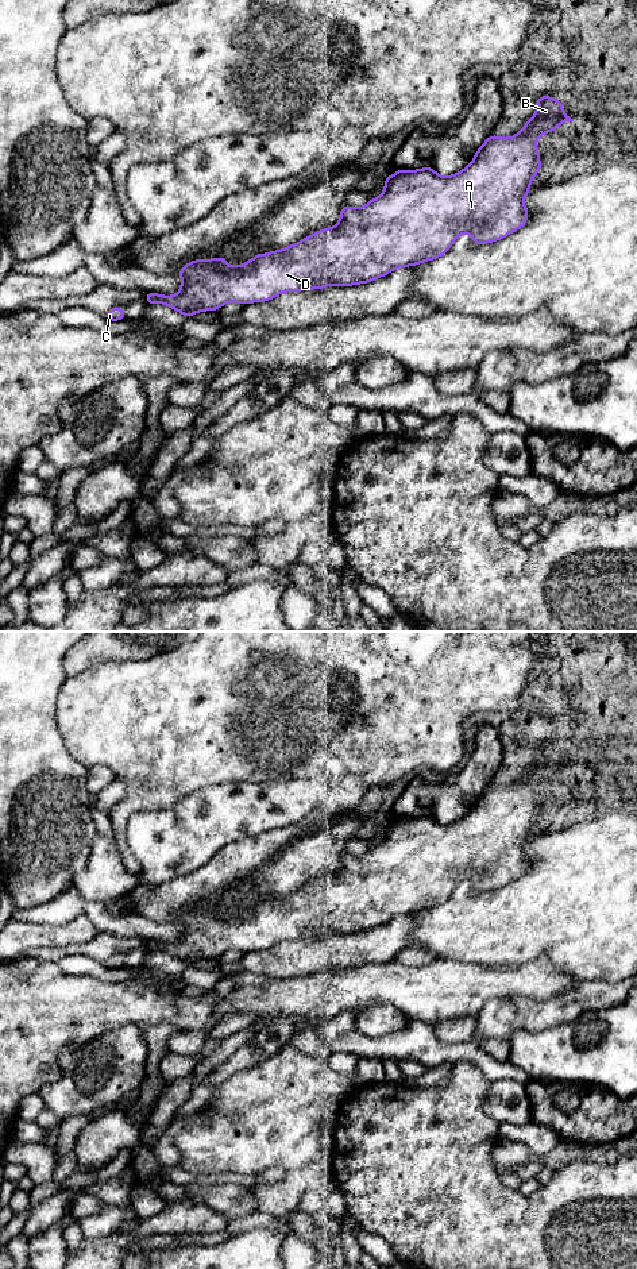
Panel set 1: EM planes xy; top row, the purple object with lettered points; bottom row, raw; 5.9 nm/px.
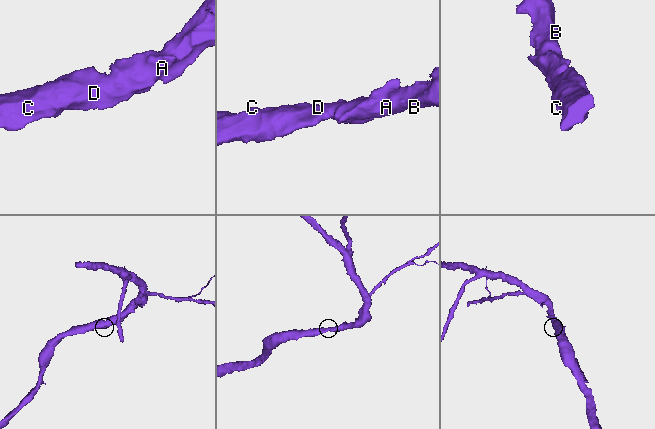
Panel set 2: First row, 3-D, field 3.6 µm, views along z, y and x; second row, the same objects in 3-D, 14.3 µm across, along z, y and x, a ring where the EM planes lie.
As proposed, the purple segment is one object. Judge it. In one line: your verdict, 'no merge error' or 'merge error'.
no merge error

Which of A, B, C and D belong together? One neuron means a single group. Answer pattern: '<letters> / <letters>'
A B C D

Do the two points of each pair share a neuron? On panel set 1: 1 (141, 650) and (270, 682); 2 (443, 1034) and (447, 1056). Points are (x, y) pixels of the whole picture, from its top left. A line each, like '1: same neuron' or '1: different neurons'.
1: different neurons
2: different neurons

